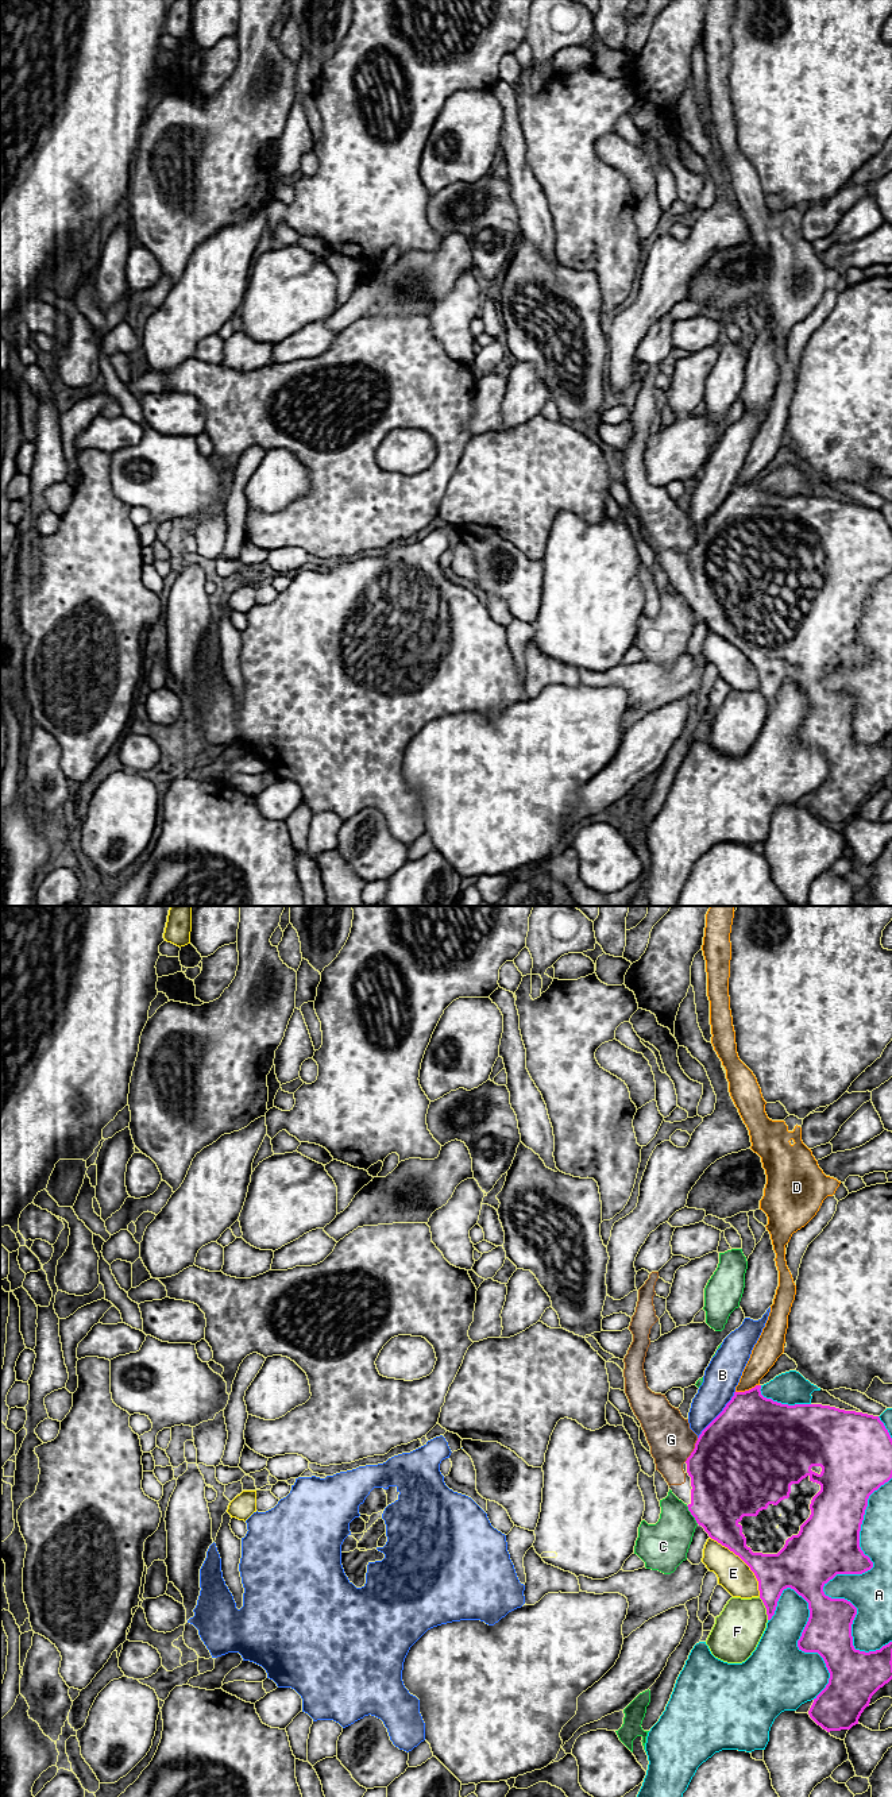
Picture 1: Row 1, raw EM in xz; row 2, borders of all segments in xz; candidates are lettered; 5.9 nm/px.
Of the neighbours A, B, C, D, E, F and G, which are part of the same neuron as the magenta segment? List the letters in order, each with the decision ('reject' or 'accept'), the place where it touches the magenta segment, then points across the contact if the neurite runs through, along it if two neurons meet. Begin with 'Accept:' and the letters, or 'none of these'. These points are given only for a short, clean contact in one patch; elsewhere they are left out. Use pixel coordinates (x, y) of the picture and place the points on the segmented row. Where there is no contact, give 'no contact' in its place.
Accept: G
A: reject | xz (849, 1573)
B: reject | xz (718, 1415)
C: reject | xz (691, 1514)
D: reject | xz (746, 1391)
E: reject | xz (744, 1561)
F: reject | xz (765, 1607)
G: accept | xz (694, 1450) | across xz (733, 1465), (694, 1450), (671, 1439)

